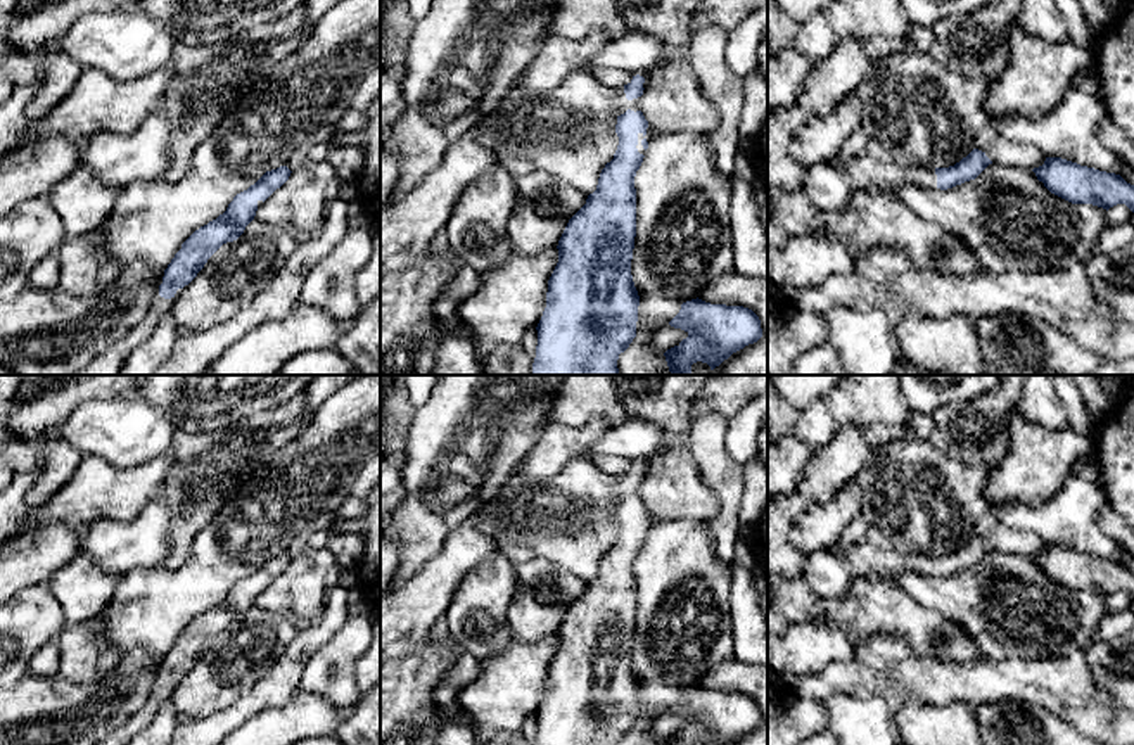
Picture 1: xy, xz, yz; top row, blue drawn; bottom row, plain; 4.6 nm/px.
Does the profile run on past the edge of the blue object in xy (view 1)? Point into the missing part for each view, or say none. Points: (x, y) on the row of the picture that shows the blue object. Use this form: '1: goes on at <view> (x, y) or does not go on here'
1: goes on at xy (111, 360)

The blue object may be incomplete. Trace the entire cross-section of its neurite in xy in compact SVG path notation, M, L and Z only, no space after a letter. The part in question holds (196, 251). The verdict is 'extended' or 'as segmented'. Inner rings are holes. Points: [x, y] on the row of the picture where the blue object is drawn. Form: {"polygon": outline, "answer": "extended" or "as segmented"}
{"polygon": "M287 164L266 171L254 185L237 194L223 214L195 230L182 244L168 268L159 273L143 320L74 375L119 375L130 353L150 335L164 315L171 313L176 297L197 277L207 259L223 244L233 242L244 233L258 207L289 180L290 173Z", "answer": "extended"}

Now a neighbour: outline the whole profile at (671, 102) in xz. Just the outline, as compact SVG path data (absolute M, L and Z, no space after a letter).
M617 0L628 24L664 40L664 60L648 71L641 107L653 137L710 131L719 112L702 93L690 64L691 19L702 0Z

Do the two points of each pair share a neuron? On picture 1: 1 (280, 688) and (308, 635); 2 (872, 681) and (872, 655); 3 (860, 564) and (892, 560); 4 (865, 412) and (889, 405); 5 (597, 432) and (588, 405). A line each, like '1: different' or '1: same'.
1: same
2: different
3: same
4: same
5: different

